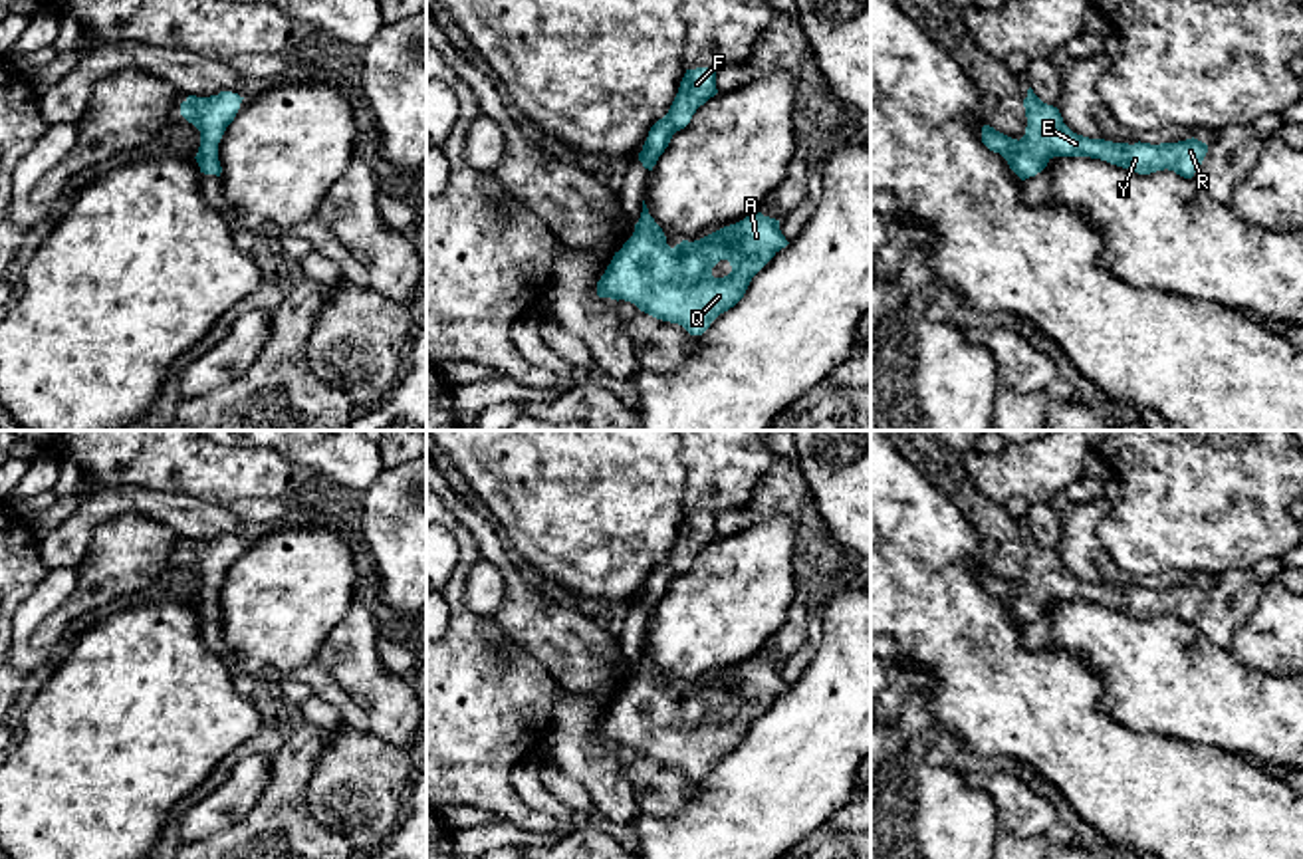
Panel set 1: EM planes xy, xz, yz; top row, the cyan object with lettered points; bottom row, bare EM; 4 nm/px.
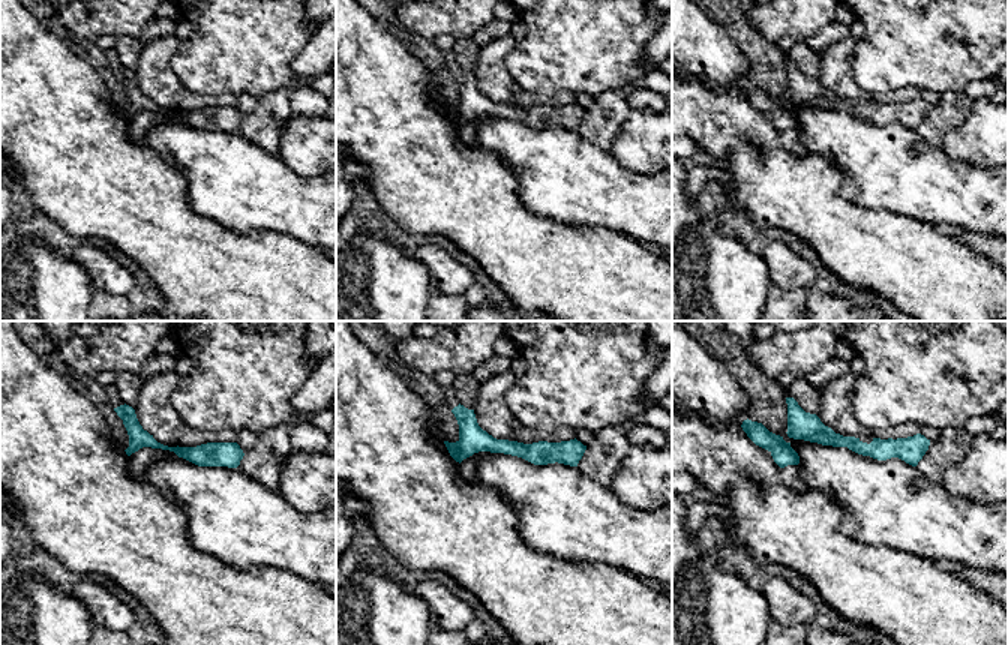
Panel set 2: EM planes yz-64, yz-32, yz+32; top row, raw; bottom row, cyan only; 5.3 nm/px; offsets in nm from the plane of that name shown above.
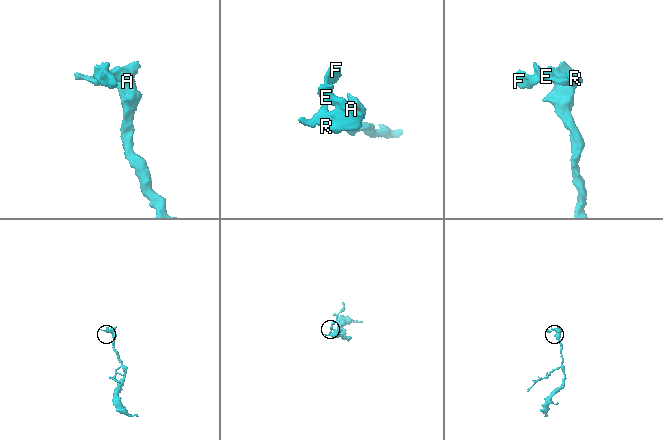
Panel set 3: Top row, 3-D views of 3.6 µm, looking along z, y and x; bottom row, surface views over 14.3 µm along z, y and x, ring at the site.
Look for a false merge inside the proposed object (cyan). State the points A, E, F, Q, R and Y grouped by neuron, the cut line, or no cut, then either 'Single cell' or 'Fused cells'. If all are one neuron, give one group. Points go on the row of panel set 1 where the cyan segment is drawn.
Groups: A E F Q R Y. No split. Single cell

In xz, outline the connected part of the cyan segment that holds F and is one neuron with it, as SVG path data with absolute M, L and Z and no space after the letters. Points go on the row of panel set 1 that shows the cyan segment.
M712 67L686 69L668 113L651 127L643 151L639 153L639 161L645 169L652 171L672 135L684 129L696 109L716 93L716 71Z

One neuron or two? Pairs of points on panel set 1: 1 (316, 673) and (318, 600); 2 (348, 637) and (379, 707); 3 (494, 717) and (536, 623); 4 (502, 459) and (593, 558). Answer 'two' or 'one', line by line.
1: two
2: one
3: two
4: one

